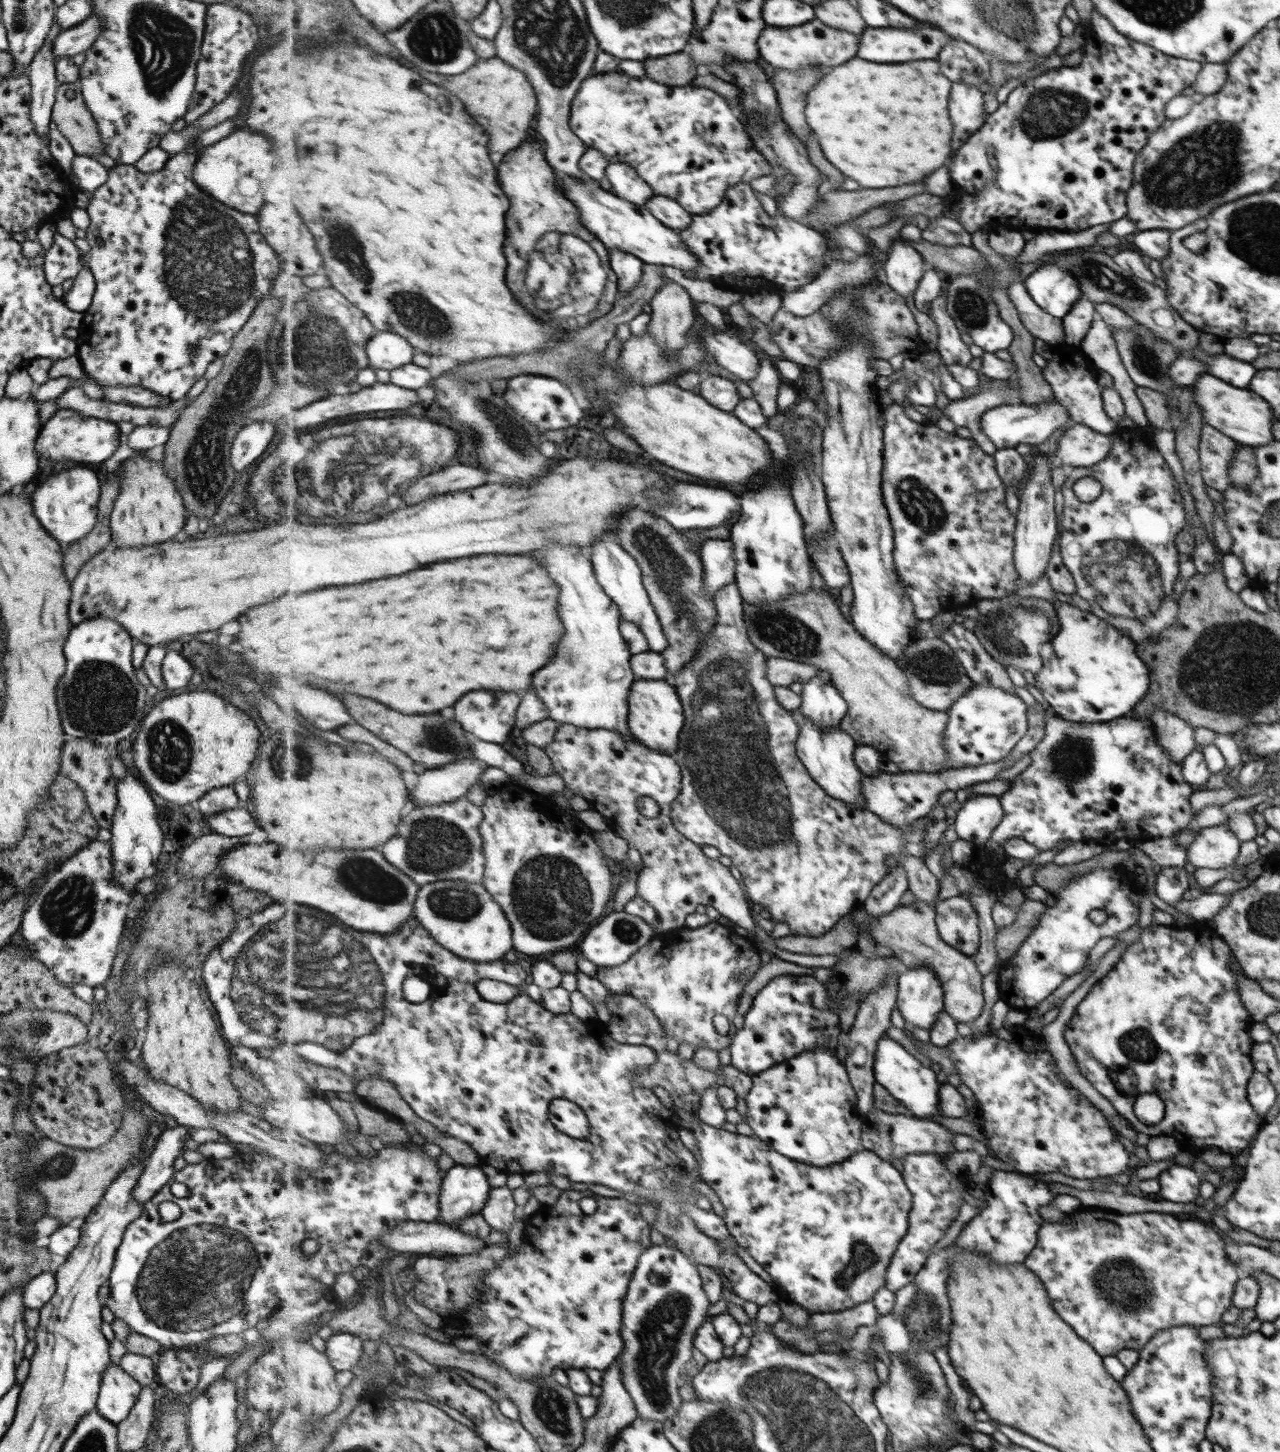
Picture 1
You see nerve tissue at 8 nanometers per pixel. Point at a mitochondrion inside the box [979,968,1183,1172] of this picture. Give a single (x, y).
(1138, 1044)

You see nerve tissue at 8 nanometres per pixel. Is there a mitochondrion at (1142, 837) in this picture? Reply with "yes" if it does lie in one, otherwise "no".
no

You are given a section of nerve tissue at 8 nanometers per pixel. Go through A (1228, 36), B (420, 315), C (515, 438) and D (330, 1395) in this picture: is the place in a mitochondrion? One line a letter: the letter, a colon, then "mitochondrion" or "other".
A: other
B: mitochondrion
C: mitochondrion
D: other

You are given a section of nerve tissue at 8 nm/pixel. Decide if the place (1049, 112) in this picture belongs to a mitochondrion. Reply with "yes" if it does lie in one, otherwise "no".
yes

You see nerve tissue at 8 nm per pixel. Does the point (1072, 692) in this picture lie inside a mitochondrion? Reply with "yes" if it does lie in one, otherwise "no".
no

